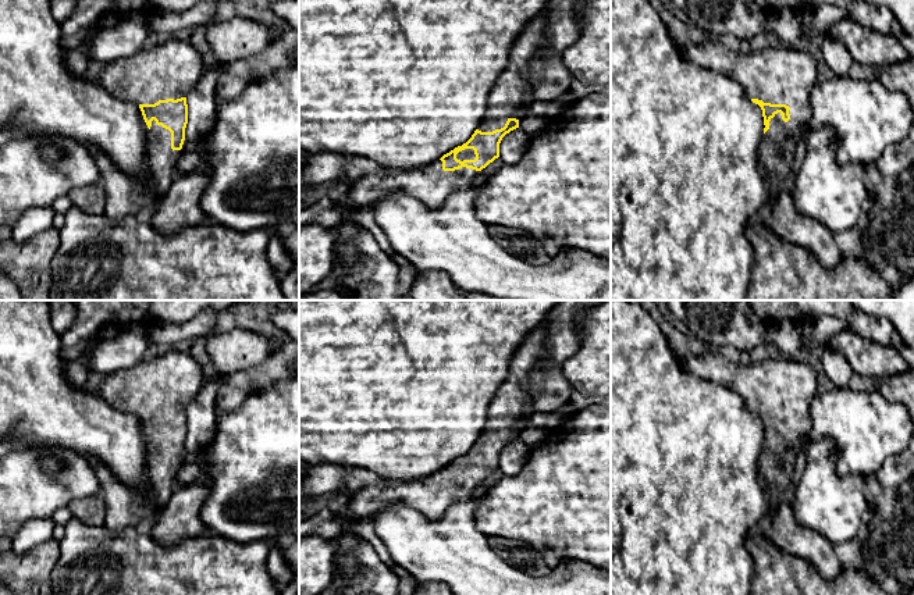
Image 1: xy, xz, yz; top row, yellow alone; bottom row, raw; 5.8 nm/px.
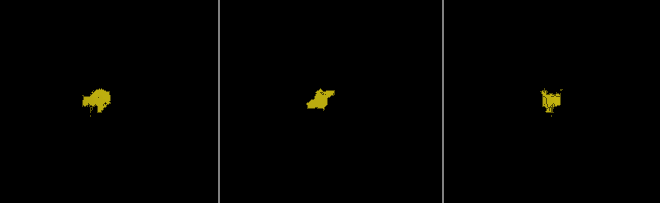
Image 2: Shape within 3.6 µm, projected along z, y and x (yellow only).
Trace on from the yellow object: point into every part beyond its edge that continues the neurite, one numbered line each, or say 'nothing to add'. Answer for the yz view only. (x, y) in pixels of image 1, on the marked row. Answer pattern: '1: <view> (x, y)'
1: yz (779, 75)

